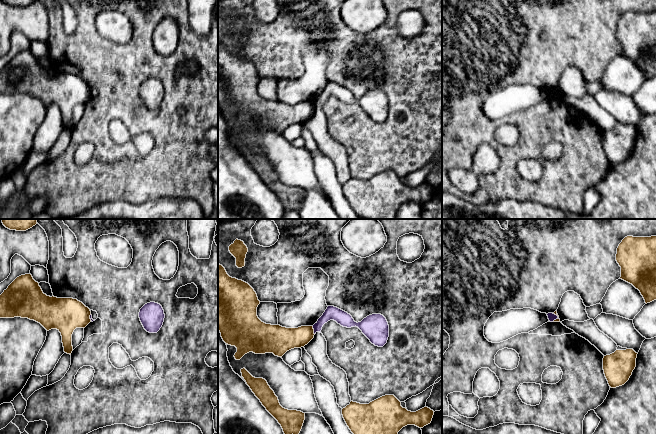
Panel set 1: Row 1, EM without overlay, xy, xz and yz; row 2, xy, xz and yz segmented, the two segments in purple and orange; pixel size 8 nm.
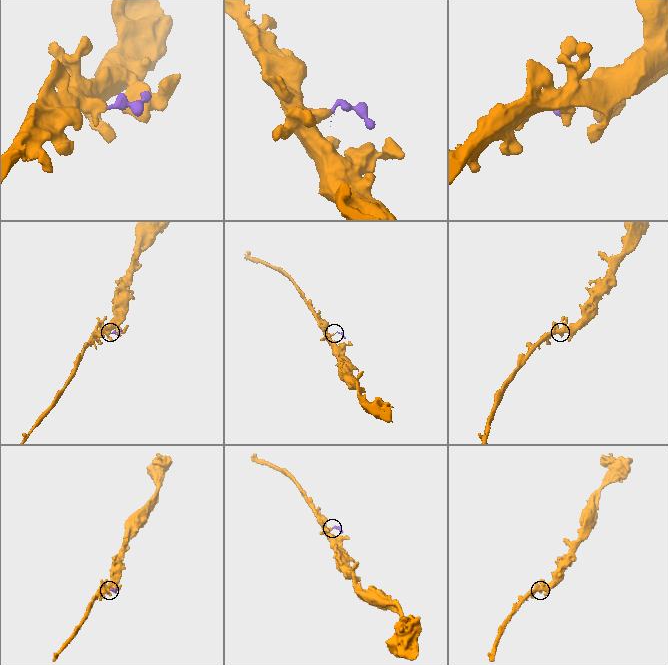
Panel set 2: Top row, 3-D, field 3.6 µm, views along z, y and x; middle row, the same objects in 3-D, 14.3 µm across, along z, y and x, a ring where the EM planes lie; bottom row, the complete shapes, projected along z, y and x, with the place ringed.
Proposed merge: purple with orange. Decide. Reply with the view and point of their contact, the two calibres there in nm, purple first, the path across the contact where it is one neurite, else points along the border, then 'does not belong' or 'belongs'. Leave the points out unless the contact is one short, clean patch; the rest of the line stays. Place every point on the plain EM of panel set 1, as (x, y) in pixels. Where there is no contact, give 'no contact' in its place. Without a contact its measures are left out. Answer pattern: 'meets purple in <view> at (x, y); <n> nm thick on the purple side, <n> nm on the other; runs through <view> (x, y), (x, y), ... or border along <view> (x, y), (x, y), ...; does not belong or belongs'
meets purple in xz at (314, 106); 110 nm thick on the purple side, 190 nm on the other; does not belong

